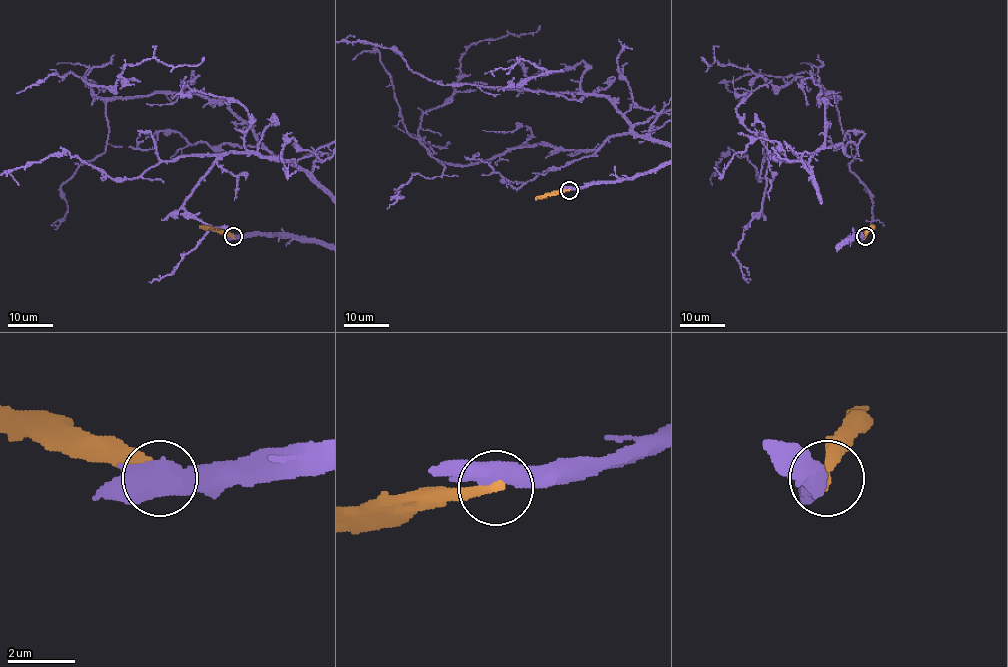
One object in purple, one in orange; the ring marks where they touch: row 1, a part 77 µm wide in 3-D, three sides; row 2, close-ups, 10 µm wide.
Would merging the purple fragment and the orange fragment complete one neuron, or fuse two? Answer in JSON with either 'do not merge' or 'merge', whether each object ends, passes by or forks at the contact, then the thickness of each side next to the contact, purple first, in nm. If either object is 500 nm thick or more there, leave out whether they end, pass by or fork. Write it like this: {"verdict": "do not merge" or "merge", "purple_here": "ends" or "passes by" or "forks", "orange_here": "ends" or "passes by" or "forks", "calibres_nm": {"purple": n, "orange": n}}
{"verdict": "do not merge", "calibres_nm": {"purple": 650, "orange": 360}}

